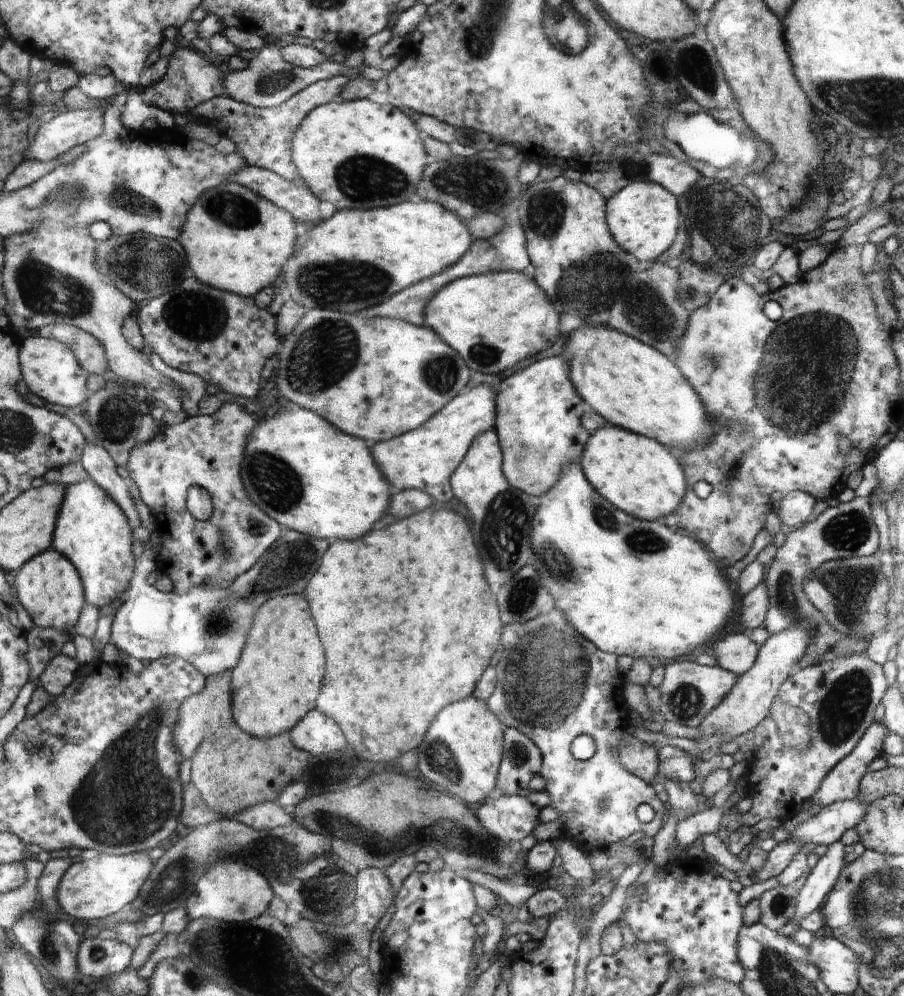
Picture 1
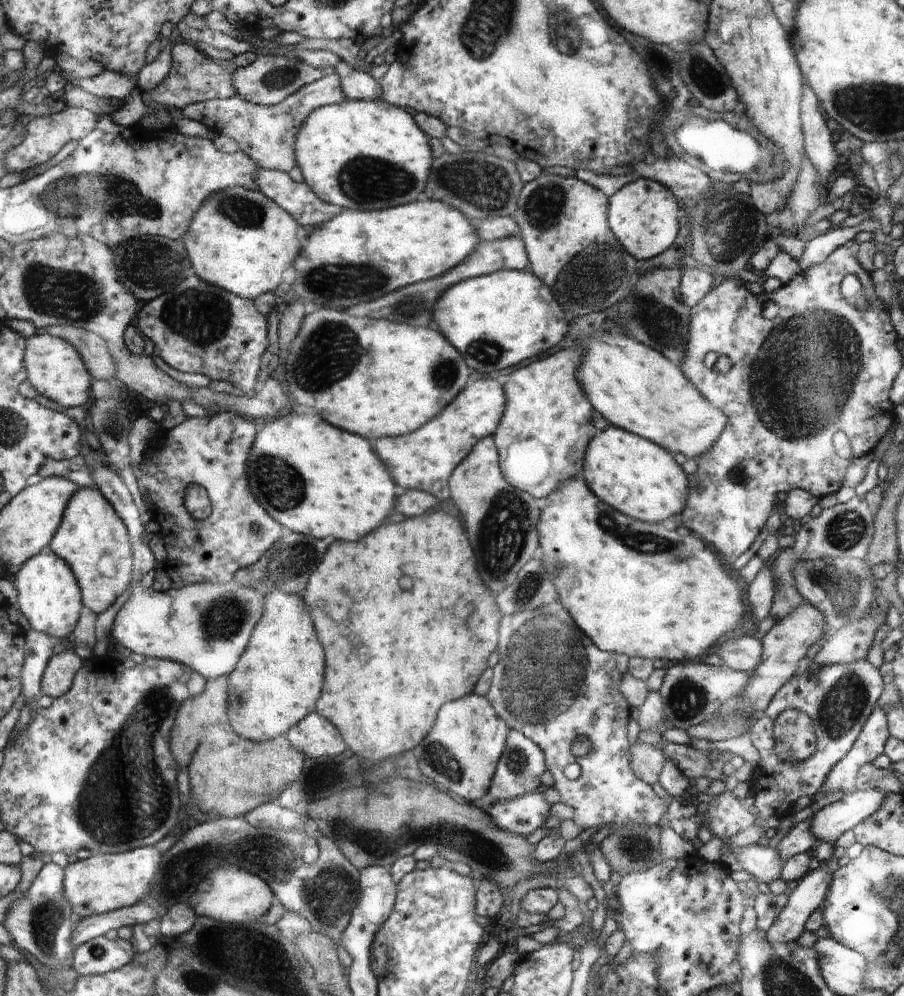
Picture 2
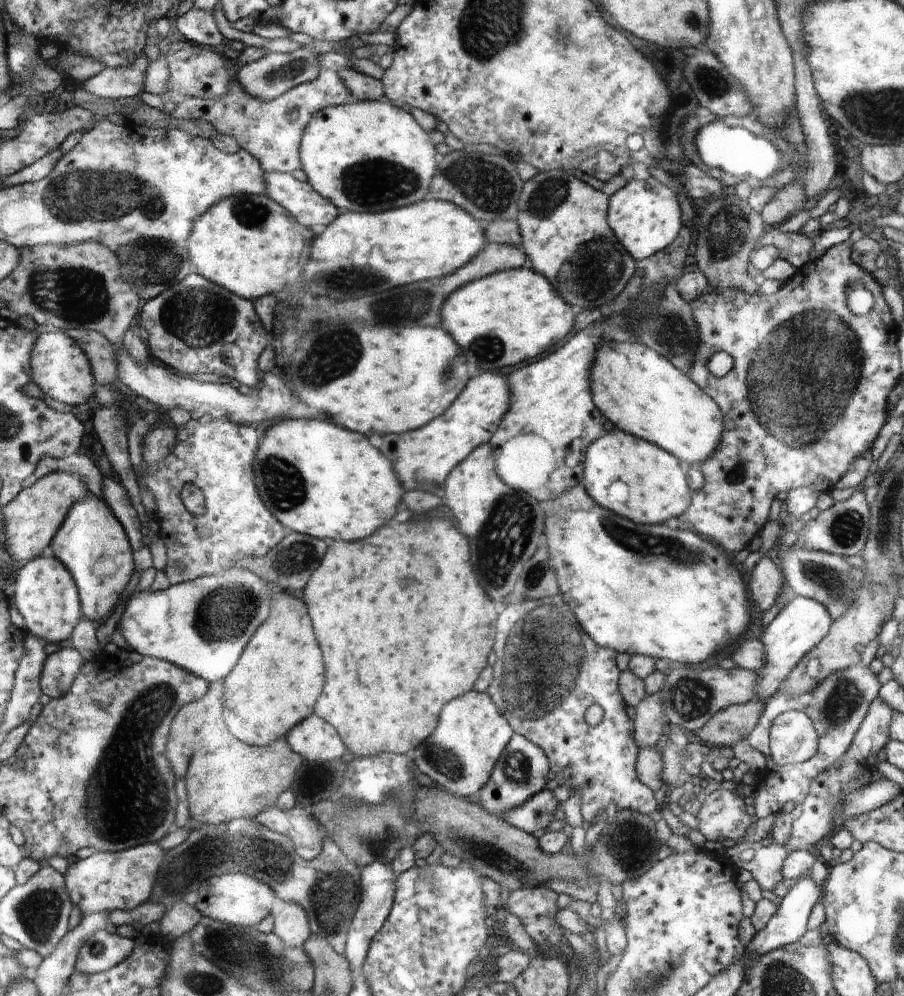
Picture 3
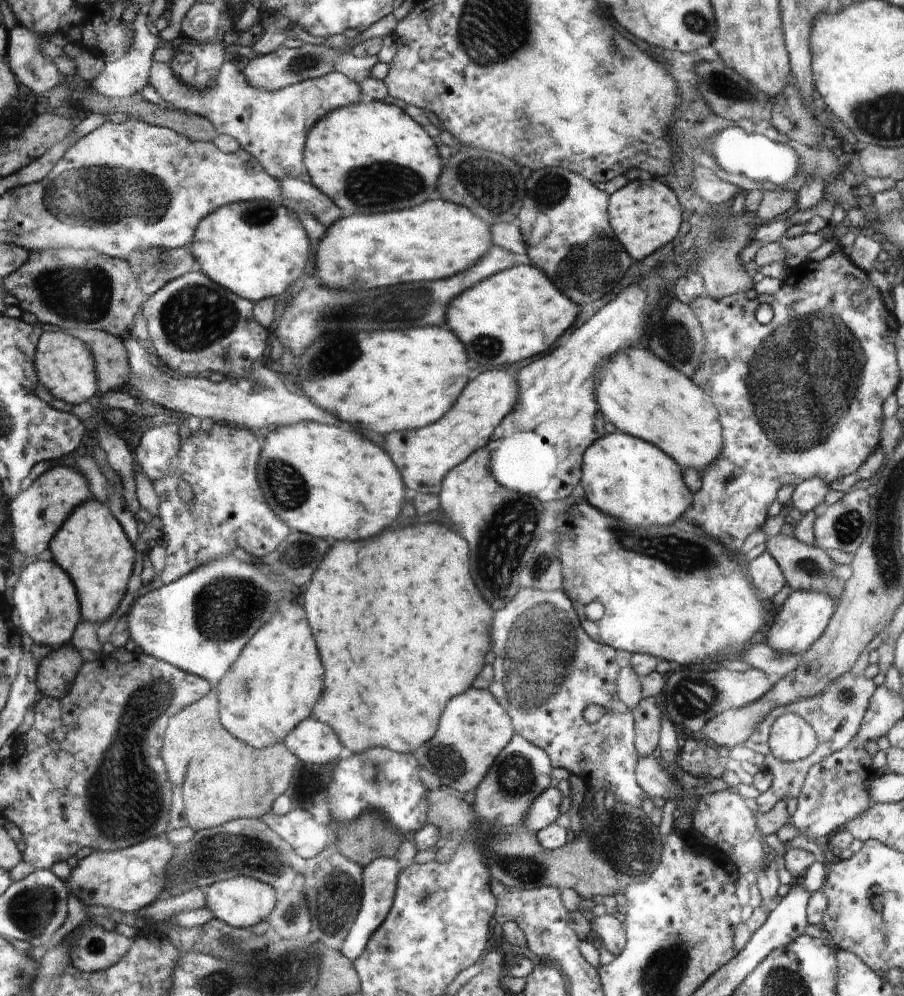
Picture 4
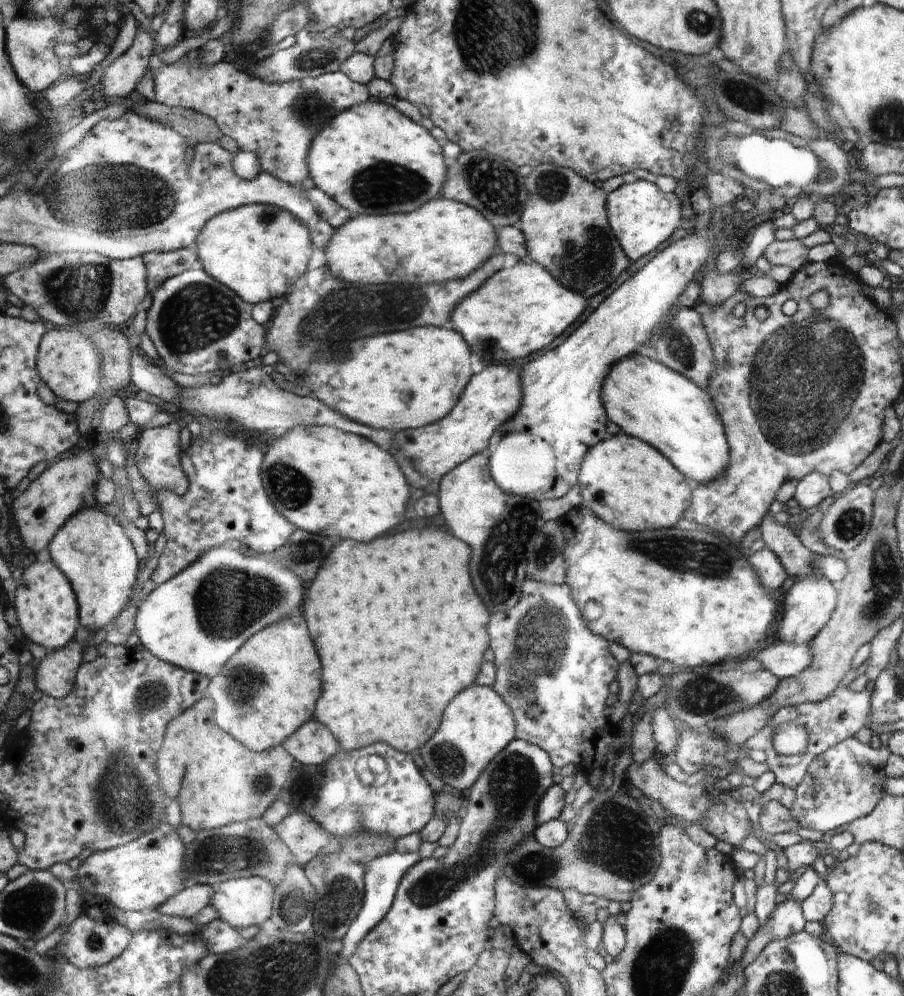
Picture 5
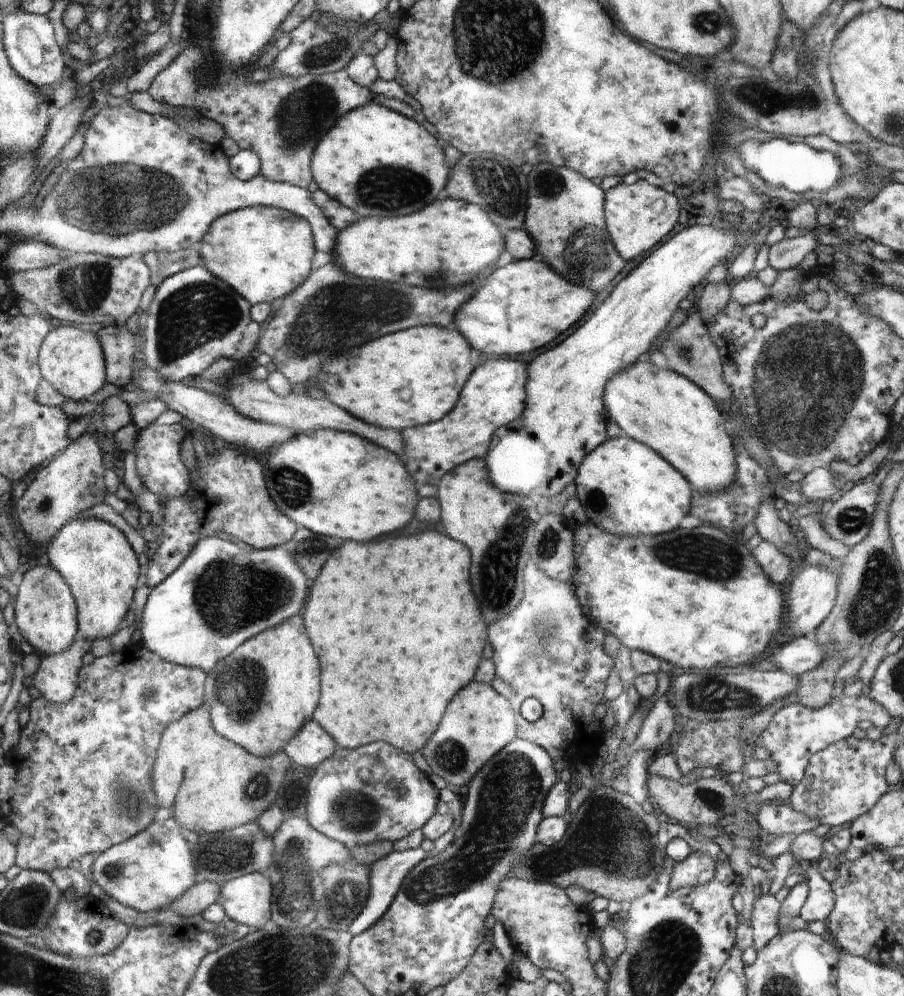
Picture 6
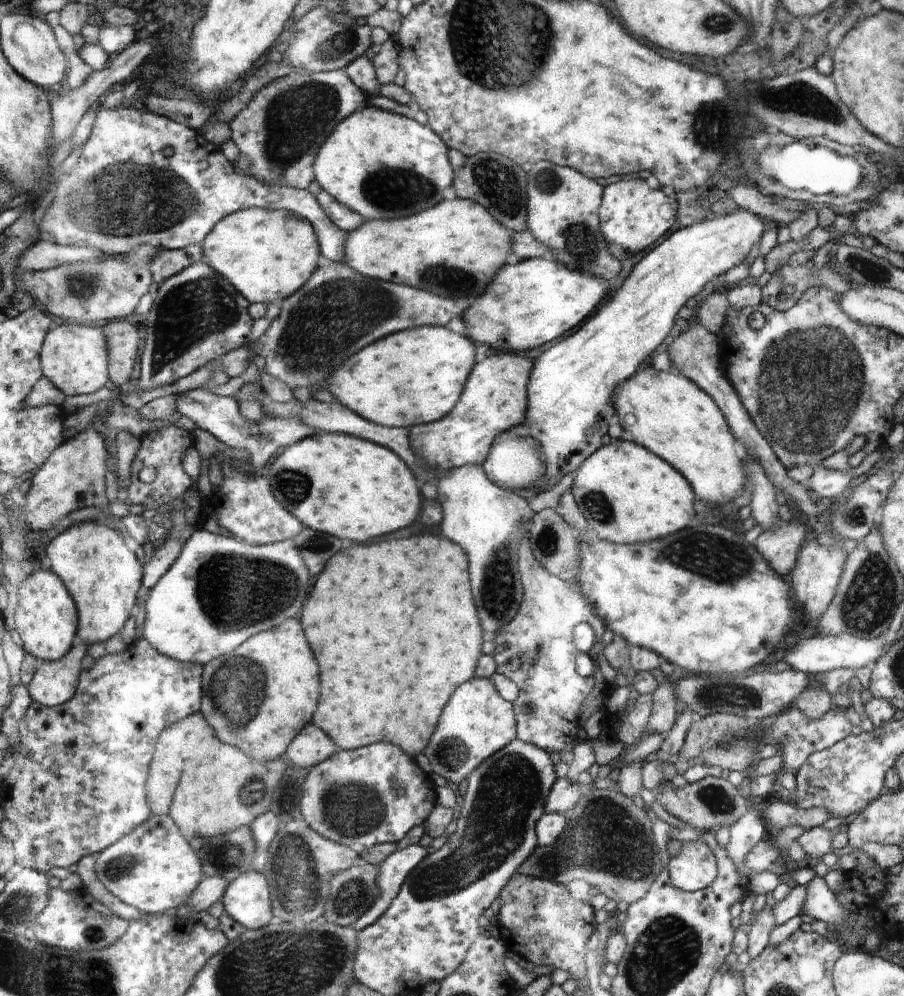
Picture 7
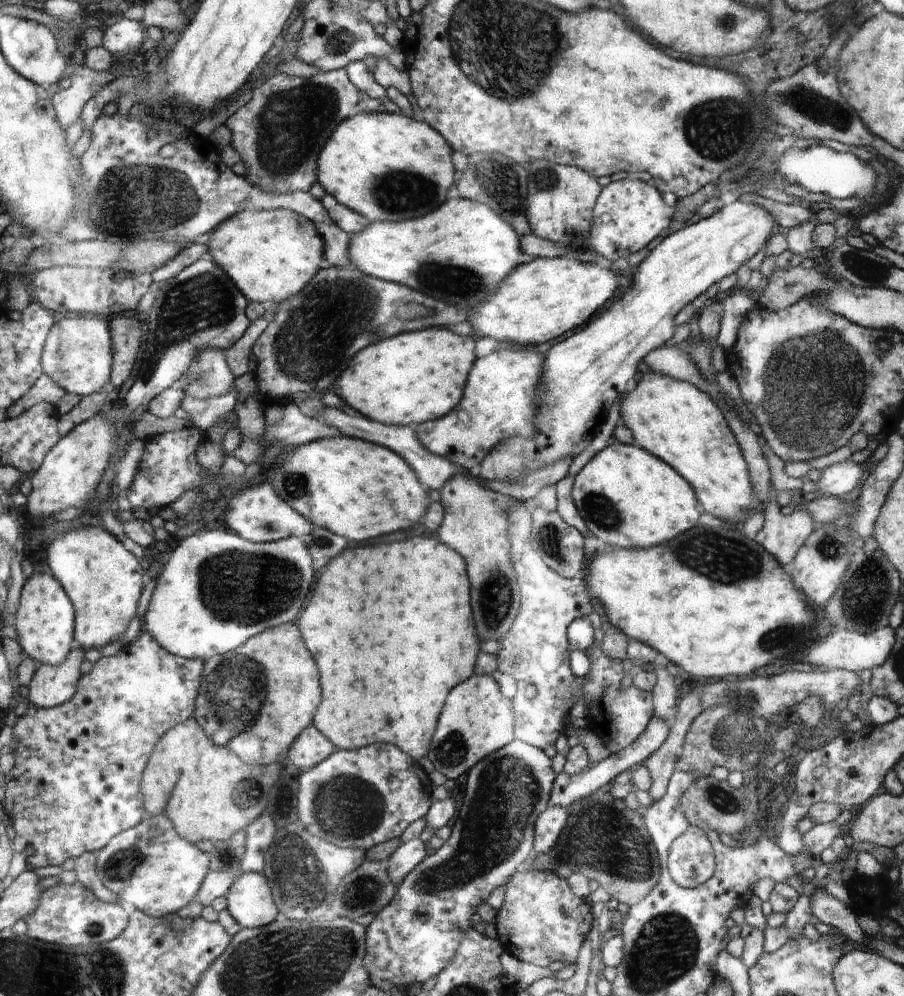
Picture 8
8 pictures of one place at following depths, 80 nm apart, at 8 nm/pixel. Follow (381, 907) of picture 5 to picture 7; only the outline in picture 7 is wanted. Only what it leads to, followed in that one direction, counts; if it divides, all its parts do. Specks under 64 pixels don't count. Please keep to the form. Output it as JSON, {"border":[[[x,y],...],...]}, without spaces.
{"border":[[[419,844],[410,845],[403,849],[397,848],[393,853],[390,853],[379,865],[378,885],[380,894],[378,900],[371,904],[366,914],[360,915],[352,928],[359,933],[375,923],[391,906],[403,883],[427,856],[426,848]]]}

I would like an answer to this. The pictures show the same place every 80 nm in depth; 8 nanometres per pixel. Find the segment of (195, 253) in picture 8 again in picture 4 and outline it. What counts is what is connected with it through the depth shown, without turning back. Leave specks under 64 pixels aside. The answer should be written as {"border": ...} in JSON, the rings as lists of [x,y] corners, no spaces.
{"border":[[[189,247],[172,250],[148,248],[148,252],[142,252],[142,266],[144,272],[140,272],[140,284],[146,296],[152,296],[164,284],[197,270]]]}

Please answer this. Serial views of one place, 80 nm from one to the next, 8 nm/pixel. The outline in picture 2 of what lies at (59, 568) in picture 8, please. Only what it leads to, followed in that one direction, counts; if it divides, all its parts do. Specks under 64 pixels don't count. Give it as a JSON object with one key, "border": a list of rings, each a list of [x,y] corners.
{"border":[[[80,487],[60,522],[54,538],[51,540],[51,552],[64,556],[72,572],[76,572],[78,586],[82,590],[84,604],[95,615],[102,613],[124,592],[132,576],[132,548],[128,542],[127,525],[116,512],[111,501],[99,491],[99,488]]]}

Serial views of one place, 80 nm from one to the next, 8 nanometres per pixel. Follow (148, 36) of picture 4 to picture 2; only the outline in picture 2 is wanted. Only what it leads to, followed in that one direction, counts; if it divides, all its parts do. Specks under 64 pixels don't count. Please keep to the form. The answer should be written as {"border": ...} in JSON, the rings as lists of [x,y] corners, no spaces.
{"border":[[[105,70],[100,75],[81,78],[76,83],[94,96],[124,100],[135,89],[134,86],[138,86],[138,78]]]}

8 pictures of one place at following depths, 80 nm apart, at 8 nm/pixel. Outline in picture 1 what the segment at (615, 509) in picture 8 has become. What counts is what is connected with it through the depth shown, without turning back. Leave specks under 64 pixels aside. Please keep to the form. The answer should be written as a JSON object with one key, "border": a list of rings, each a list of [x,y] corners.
{"border":[[[618,425],[596,429],[580,458],[592,486],[616,508],[640,520],[658,520],[674,512],[687,492],[687,478],[666,445]]]}

